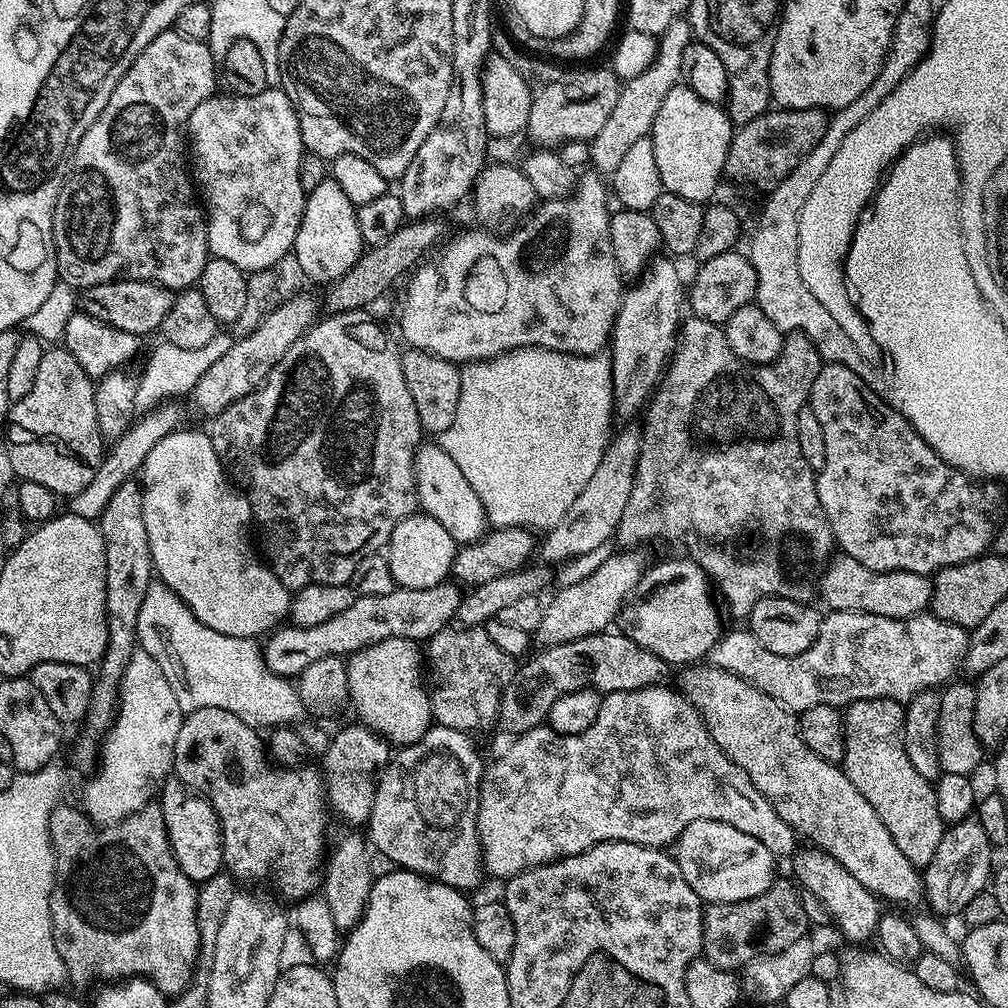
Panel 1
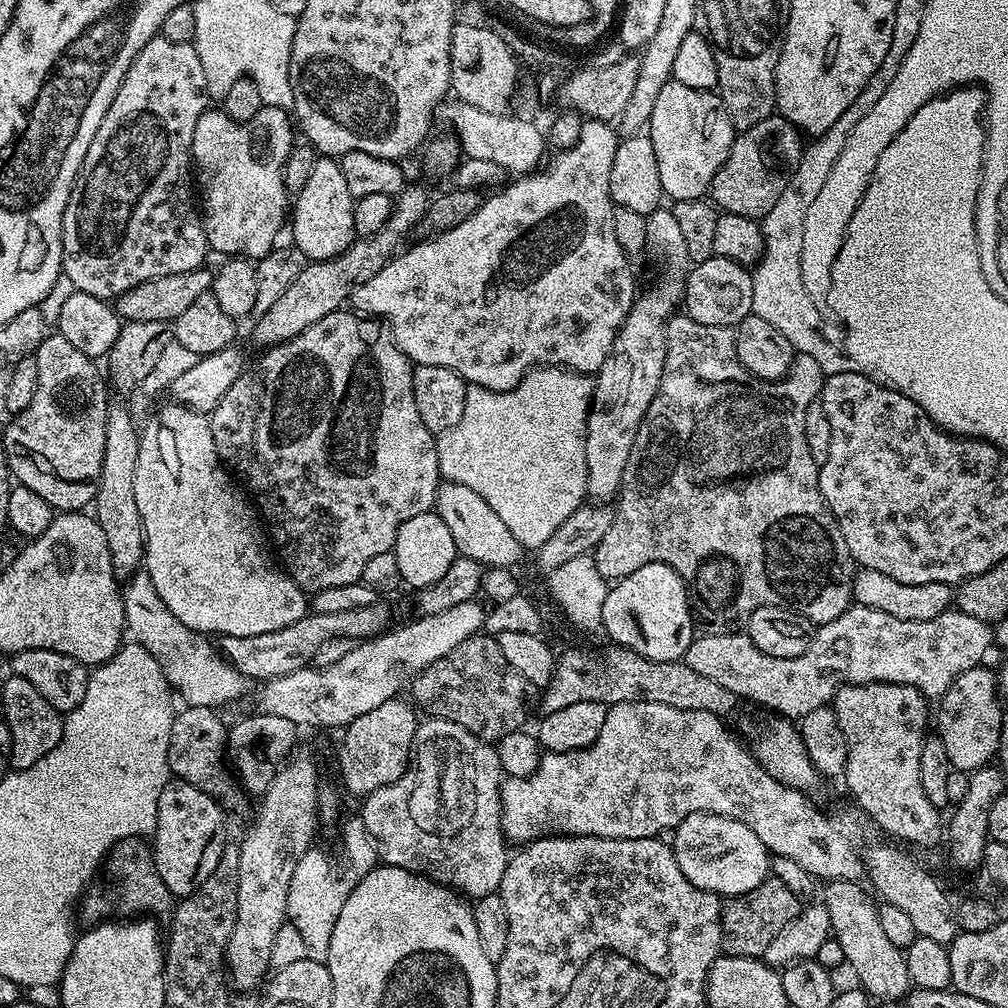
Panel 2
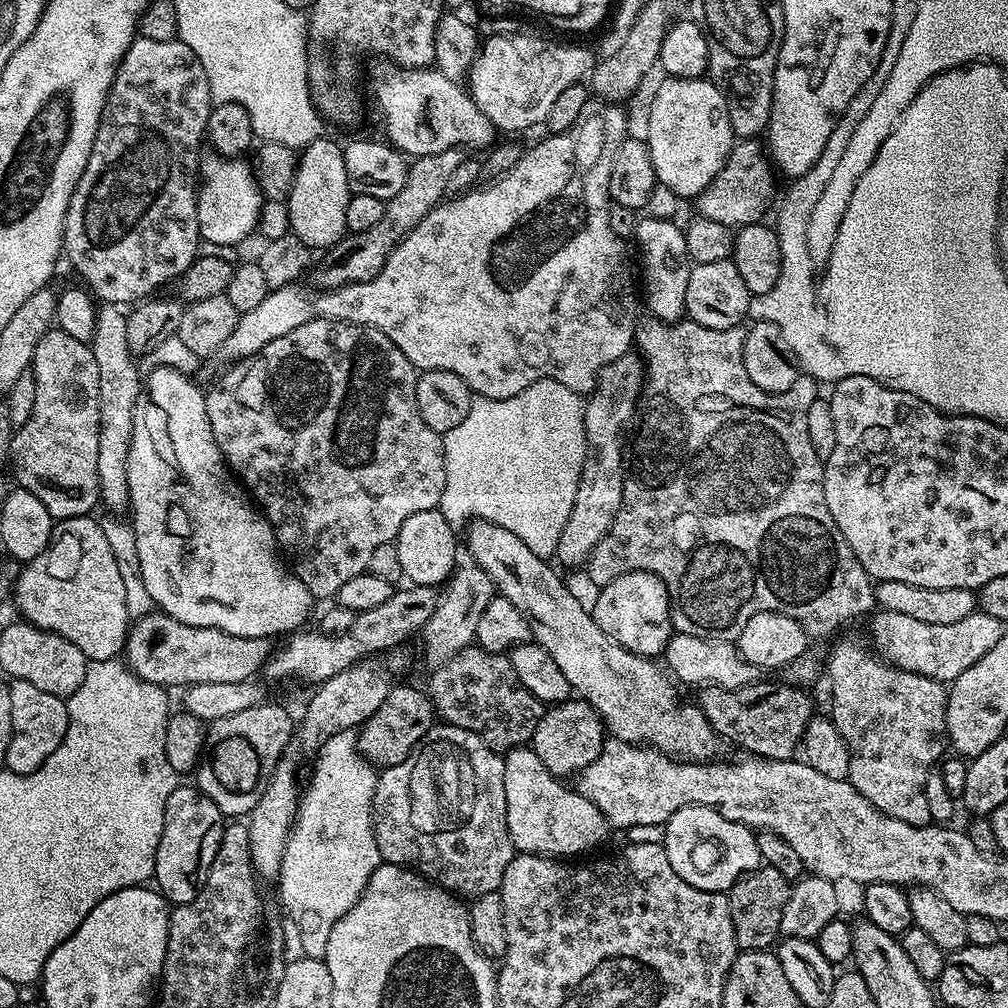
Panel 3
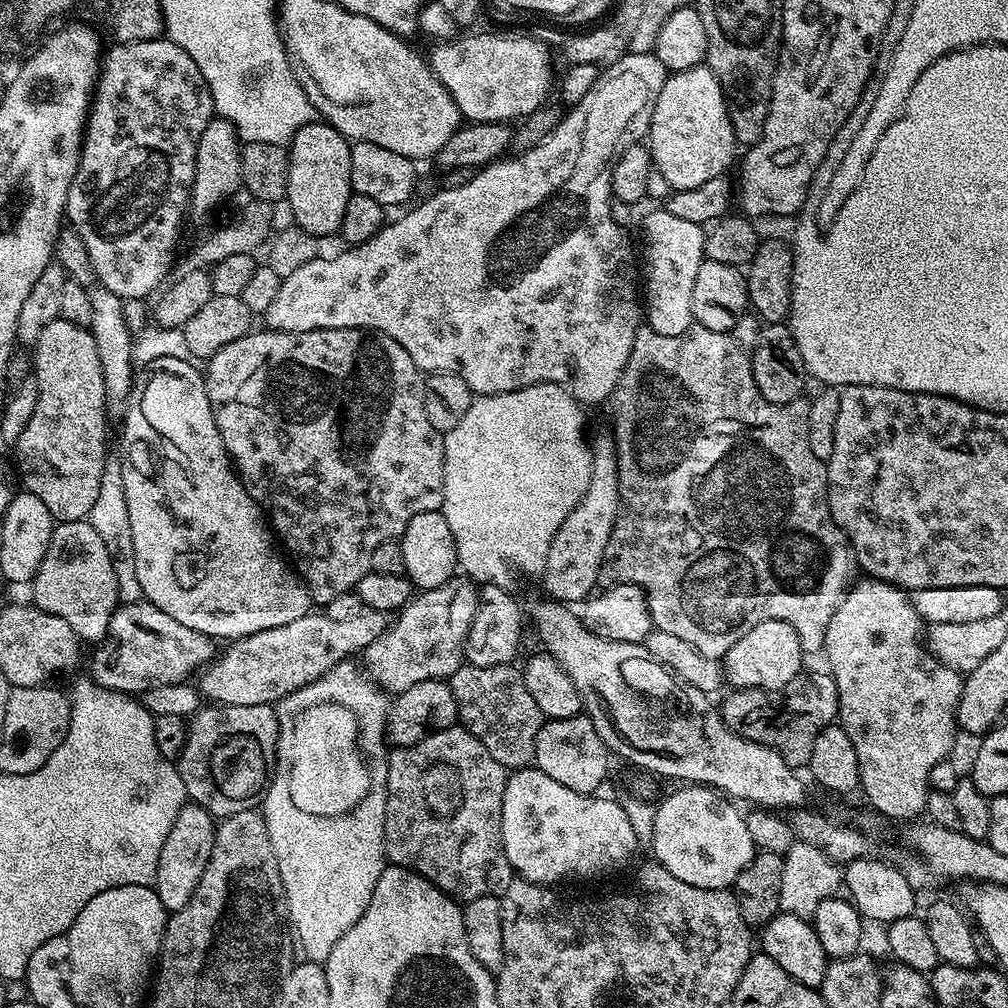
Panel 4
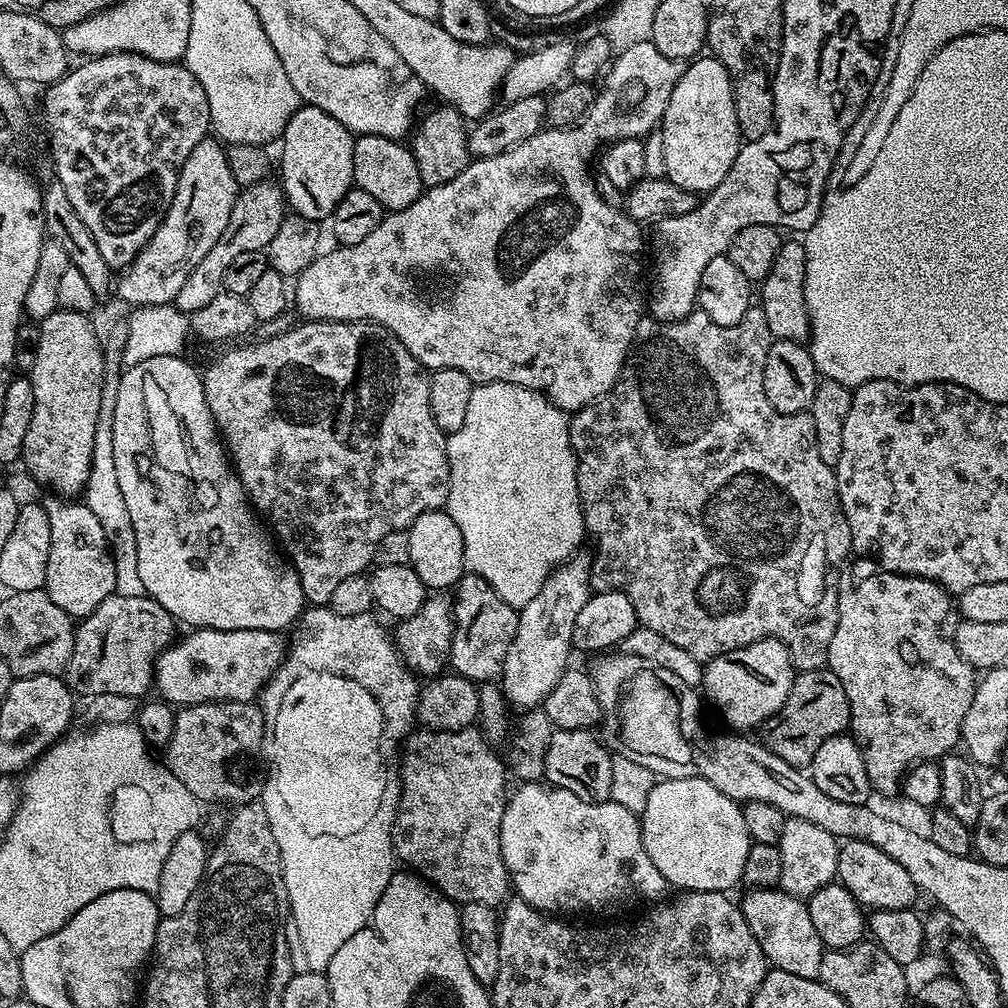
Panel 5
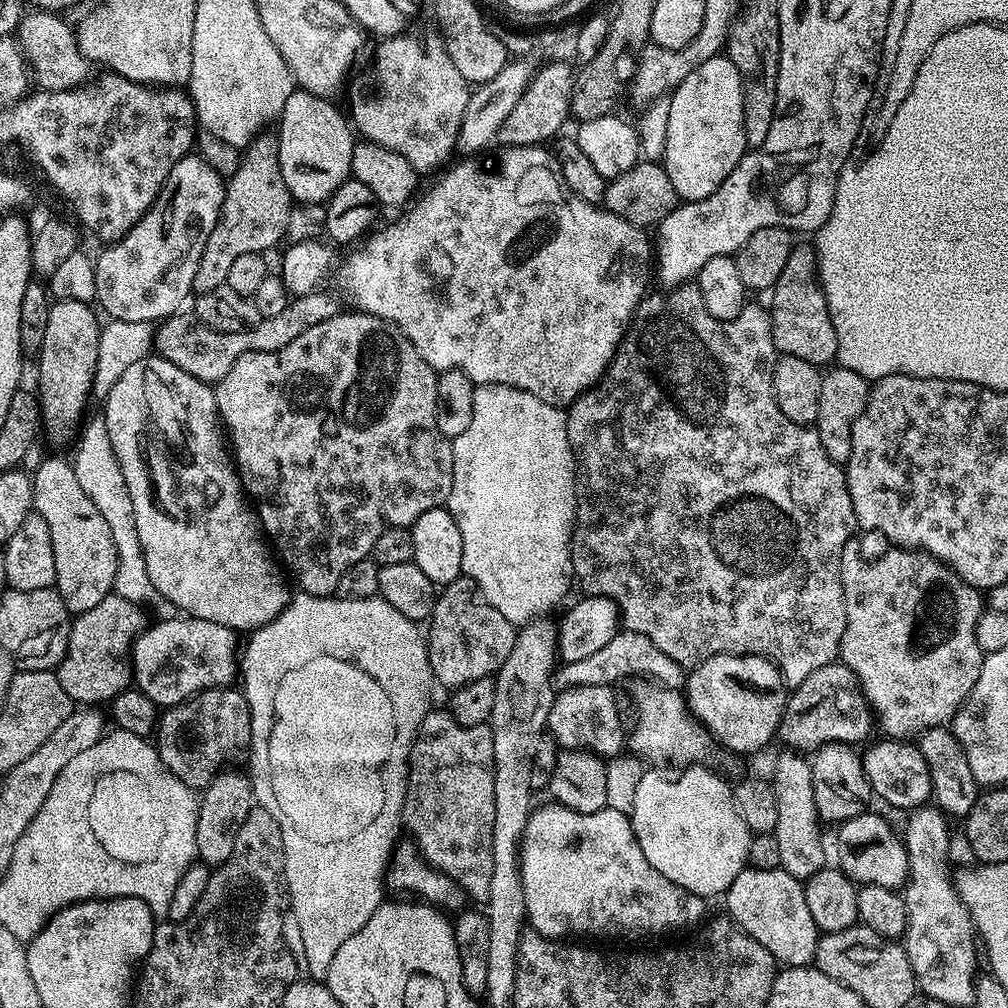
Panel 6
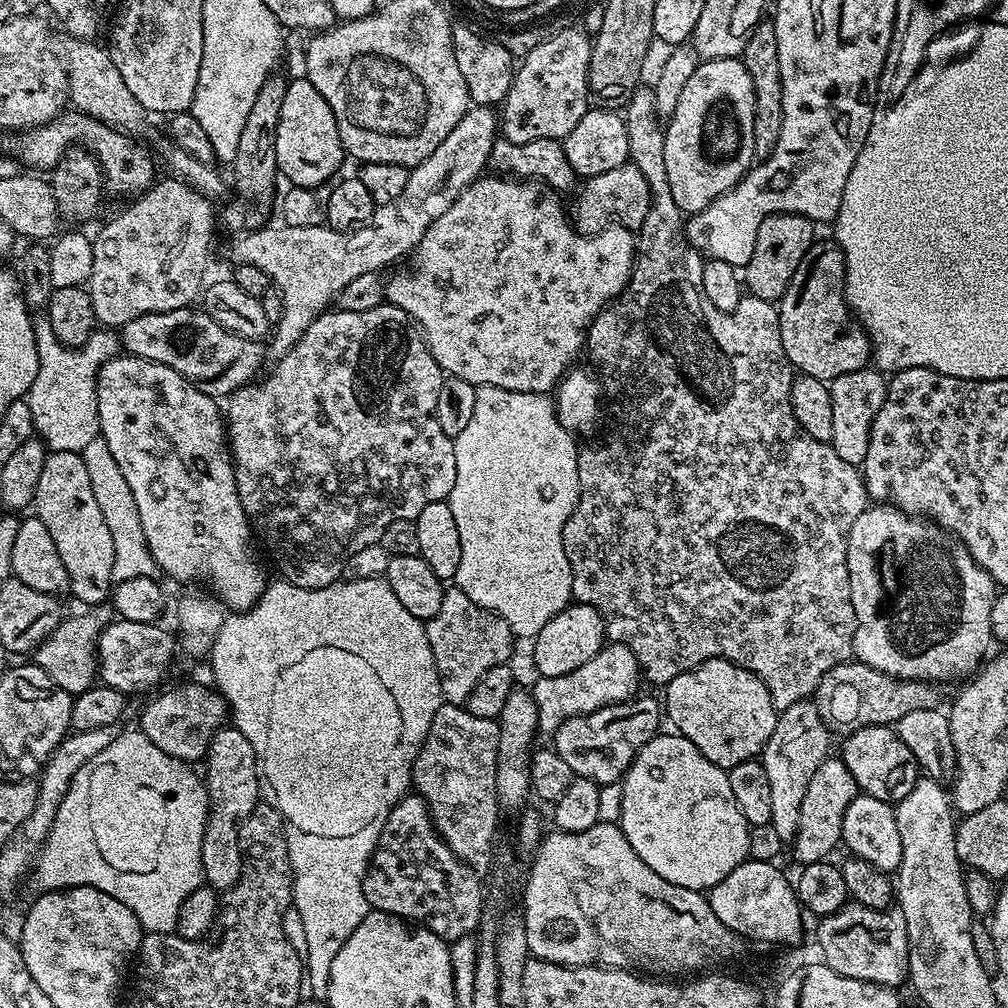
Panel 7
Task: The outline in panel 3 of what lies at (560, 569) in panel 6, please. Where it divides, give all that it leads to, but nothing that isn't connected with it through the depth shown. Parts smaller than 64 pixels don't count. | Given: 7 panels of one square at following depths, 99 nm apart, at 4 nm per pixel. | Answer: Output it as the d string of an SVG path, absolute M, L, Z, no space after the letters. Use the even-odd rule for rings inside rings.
M539 380L526 390L514 394L514 398L502 398L501 400L485 400L483 398L473 399L470 406L470 414L454 426L454 430L443 433L444 461L446 462L446 486L442 490L440 507L438 511L450 522L450 526L457 530L463 529L473 518L477 520L487 520L490 524L497 524L510 534L518 534L534 554L545 558L555 557L558 538L562 538L562 526L566 526L566 518L570 518L570 510L574 510L574 494L578 494L578 482L582 478L582 466L586 458L586 430L584 429L584 405L581 393L570 390L562 386L562 382L553 380Z

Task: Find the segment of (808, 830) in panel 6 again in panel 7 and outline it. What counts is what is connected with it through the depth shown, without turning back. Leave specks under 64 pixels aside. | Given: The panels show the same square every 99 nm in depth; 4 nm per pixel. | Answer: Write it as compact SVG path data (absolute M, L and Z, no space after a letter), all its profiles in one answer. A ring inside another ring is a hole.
M811 699L800 700L777 715L774 734L770 734L770 742L766 742L762 753L762 763L766 766L766 779L770 781L771 824L774 830L778 830L778 838L785 842L795 841L806 786L810 786L814 770L818 770L818 766L822 766L822 762L830 756L828 739L828 727L822 722Z

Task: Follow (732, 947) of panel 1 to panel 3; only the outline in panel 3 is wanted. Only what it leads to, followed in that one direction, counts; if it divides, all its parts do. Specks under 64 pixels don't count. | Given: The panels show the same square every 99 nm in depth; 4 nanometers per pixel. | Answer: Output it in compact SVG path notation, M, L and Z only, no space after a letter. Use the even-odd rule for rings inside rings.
M761 866L748 872L729 888L726 895L730 906L730 918L734 922L736 947L740 950L768 950L777 943L781 935L782 910L792 893L792 884L778 870Z

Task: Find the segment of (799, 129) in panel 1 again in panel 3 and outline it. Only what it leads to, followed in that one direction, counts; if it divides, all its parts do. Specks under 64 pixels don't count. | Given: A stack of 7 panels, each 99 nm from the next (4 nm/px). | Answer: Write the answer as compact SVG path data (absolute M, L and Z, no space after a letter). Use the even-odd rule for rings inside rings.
M756 138L741 139L733 143L732 152L726 158L724 168L718 170L710 186L706 186L706 190L702 190L700 195L695 197L695 211L713 222L722 222L722 226L733 230L743 228L746 224L761 223L768 207L769 212L773 207L774 197L777 195L776 180L778 181L778 176L771 159L766 155L765 145Z

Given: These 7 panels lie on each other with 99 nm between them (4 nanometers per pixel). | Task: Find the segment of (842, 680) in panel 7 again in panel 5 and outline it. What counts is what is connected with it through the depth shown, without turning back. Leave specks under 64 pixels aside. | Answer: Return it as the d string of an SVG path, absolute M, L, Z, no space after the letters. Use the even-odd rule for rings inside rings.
M827 667L816 668L813 672L801 672L790 686L790 694L786 702L763 725L762 743L778 758L790 762L790 766L804 770L809 767L818 754L818 746L826 742L826 738L839 736L849 731L850 702L846 702L846 690L842 690L842 682Z

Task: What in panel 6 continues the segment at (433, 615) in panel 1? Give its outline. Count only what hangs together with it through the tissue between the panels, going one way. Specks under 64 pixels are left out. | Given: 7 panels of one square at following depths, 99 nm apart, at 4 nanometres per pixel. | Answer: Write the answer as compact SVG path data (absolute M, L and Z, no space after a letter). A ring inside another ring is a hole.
M111 592L93 609L79 613L73 619L67 654L56 668L59 685L73 703L82 706L106 704L131 685L128 651L146 626L144 616L145 611L139 605Z

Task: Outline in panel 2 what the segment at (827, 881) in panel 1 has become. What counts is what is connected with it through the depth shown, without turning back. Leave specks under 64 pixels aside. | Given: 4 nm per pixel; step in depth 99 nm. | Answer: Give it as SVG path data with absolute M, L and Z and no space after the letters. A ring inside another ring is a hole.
M833 880L823 885L822 903L830 914L834 939L838 946L842 946L845 965L849 969L852 967L853 974L860 979L859 987L869 997L899 1001L907 997L910 991L903 951L886 939L878 922L880 910L877 901L867 891L864 893L860 886L854 880Z

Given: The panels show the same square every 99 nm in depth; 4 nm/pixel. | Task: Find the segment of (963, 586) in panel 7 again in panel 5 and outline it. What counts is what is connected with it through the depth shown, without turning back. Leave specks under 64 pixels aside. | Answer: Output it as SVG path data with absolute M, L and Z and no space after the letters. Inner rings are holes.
M877 571L877 576L864 576L857 584L851 584L844 580L838 584L836 593L836 609L838 610L838 622L834 626L834 638L830 638L830 650L828 651L827 669L842 682L842 690L846 690L846 702L850 702L850 735L860 748L862 762L866 762L866 774L873 789L879 792L892 792L901 787L902 781L909 768L913 764L921 762L936 762L949 755L952 748L961 743L960 731L962 722L966 718L966 710L970 710L970 702L974 702L976 685L978 683L977 669L971 668L958 654L956 645L956 626L958 623L958 608L948 589L933 580L927 580L921 576L903 576L897 572Z

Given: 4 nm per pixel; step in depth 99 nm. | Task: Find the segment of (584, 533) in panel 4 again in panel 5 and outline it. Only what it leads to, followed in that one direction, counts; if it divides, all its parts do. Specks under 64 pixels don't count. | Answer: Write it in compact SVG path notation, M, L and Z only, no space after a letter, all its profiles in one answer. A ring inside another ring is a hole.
M584 550L577 551L570 559L559 564L550 578L542 582L538 595L519 609L518 630L514 634L514 642L510 642L510 650L506 650L506 662L498 677L504 699L513 709L539 709L546 694L550 694L558 678L569 667L568 659L574 656L574 622L582 606L586 606L594 594L590 582L591 569L592 556L584 553Z

